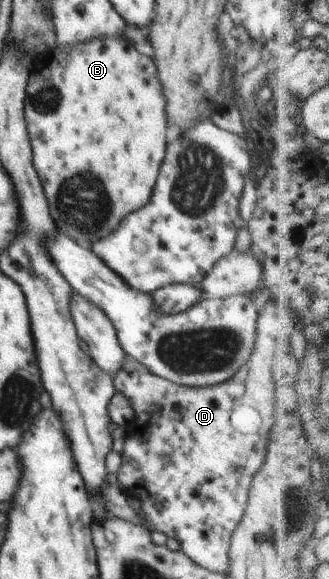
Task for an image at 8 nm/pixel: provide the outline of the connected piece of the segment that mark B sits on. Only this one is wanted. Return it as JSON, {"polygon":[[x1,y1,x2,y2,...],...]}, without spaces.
{"polygon":[[97,37,85,43,59,45,50,48,46,55,33,60,32,71,26,88,27,96,24,104,24,115,30,145,32,146,32,163,44,188,49,208,51,208,51,218,54,220,57,232,69,234,75,242,91,249,93,243,107,238,107,235,116,231,120,222,127,215,143,208,151,200,155,188,155,178,159,174,161,162,165,158,165,148,167,148,167,140,165,140,165,132,167,132,165,98,161,92,157,70,155,70,151,58,138,52,133,42,117,37]]}

